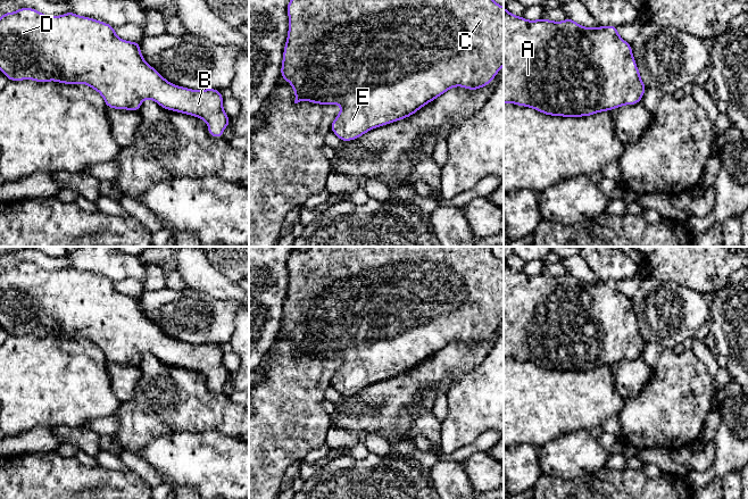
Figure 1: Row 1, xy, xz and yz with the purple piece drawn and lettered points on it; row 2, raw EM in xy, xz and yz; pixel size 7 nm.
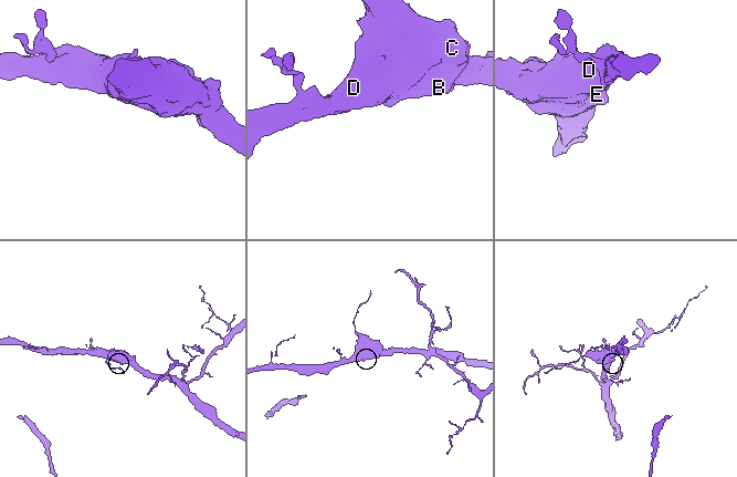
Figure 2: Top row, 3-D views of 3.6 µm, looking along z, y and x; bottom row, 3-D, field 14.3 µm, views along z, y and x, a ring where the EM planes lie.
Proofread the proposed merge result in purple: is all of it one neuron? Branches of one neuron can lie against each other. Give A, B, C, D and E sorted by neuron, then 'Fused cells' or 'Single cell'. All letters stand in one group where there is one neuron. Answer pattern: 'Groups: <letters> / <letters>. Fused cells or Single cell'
Groups: A B C D E. Single cell

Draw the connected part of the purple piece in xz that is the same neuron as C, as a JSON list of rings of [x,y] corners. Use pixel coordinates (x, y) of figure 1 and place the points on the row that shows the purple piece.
[[[290,0],[288,39],[284,44],[281,77],[293,88],[296,100],[318,105],[340,105],[342,109],[331,131],[342,141],[352,141],[380,126],[407,118],[455,86],[479,90],[497,76],[504,66],[504,7],[493,0]]]

